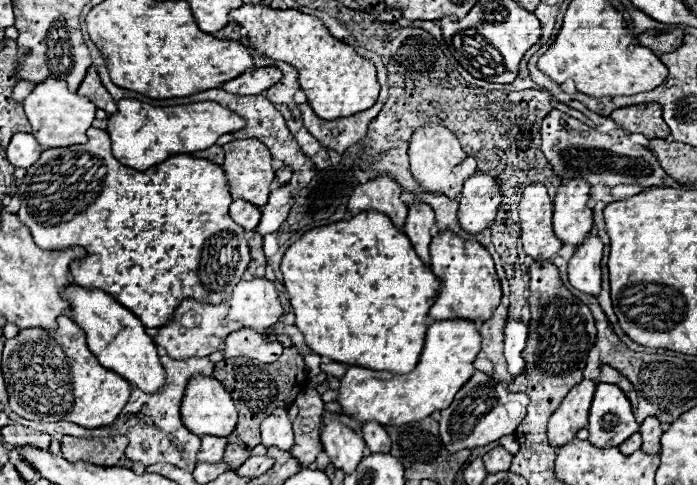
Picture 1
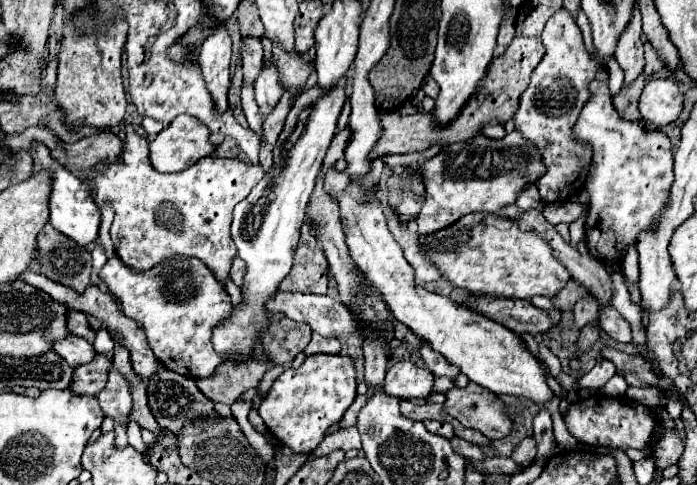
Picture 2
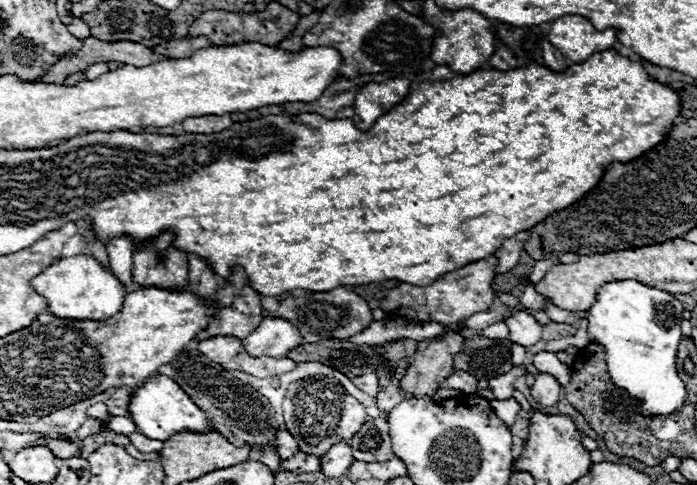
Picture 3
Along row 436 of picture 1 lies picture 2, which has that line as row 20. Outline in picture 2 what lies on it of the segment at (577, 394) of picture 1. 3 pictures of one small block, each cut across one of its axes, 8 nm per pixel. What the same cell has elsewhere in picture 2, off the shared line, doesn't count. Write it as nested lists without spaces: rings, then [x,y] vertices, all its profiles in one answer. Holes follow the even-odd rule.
[[[562,8],[548,22],[542,32],[542,44],[546,54],[532,72],[530,86],[520,96],[520,106],[514,114],[516,130],[524,134],[532,144],[540,148],[548,172],[538,180],[540,196],[544,202],[566,202],[576,196],[586,182],[588,166],[592,162],[592,150],[584,142],[572,138],[572,126],[580,116],[580,110],[590,98],[588,84],[604,78],[604,68],[592,60],[582,44],[582,32],[572,16]]]

